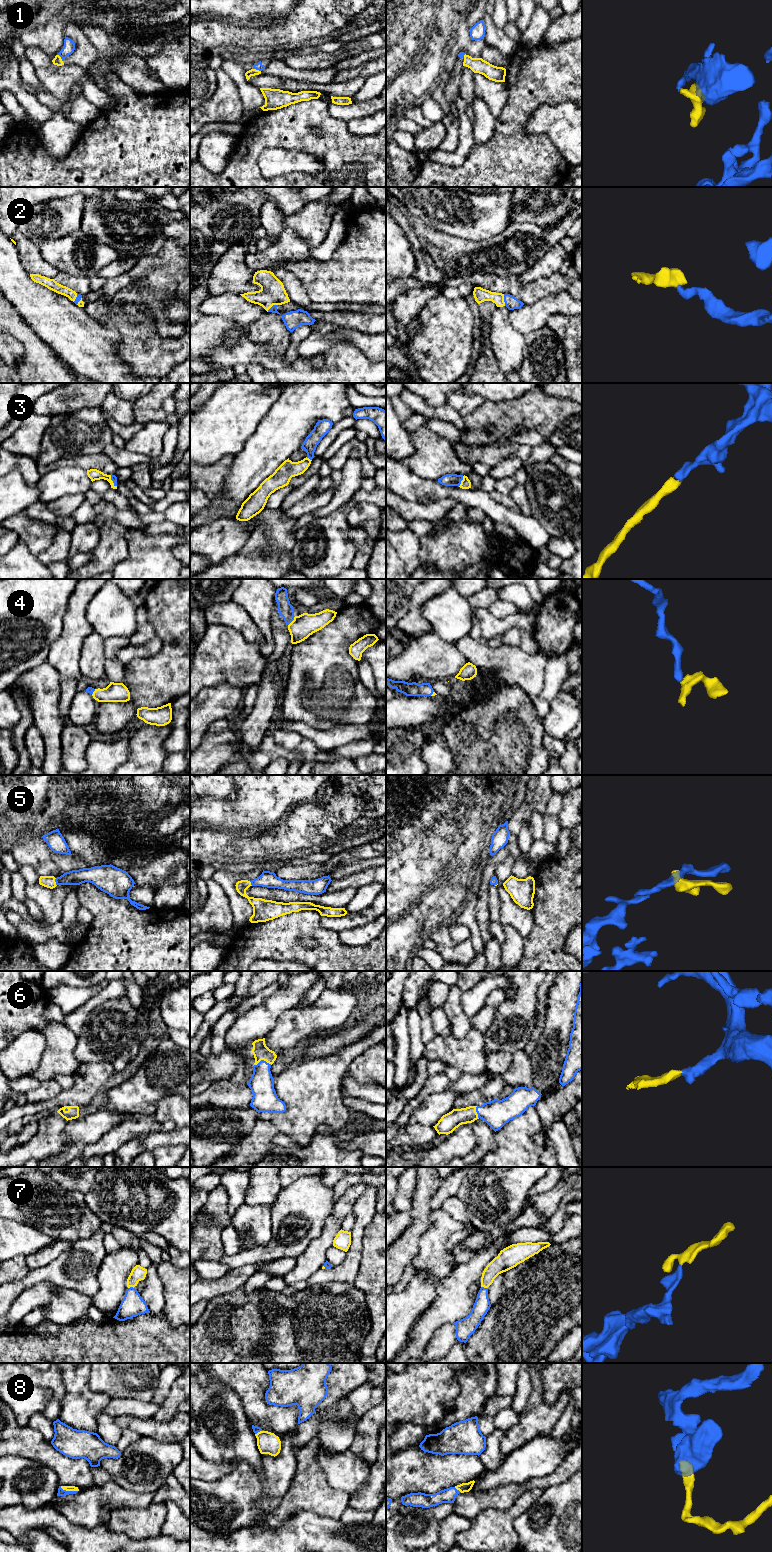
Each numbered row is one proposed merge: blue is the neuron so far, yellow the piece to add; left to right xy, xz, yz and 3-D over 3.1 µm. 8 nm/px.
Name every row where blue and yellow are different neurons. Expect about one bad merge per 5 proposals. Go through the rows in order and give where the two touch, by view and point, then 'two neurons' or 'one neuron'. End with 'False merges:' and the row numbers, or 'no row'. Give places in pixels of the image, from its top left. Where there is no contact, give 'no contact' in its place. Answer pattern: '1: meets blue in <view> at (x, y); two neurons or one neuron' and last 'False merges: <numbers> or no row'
1: meets blue in xy at (61, 58); two neurons
2: meets blue in yz at (504, 300); one neuron
3: meets blue in yz at (461, 480); one neuron
4: meets blue in xz at (292, 620); one neuron
5: meets blue in xy at (55, 881); one neuron
6: meets blue in xz at (262, 1060); one neuron
7: meets blue in yz at (483, 1287); one neuron
8: meets blue in xy at (69, 1491); one neuron
False merges: 1

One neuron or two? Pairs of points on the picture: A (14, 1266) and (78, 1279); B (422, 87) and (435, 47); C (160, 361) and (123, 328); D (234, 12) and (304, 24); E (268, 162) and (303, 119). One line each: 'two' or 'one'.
A: two
B: one
C: one
D: two
E: two

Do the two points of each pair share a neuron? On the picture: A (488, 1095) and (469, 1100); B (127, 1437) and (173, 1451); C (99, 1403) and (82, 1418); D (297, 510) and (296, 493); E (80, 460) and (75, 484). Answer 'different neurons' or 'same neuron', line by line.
A: same neuron
B: different neurons
C: same neuron
D: different neurons
E: different neurons

